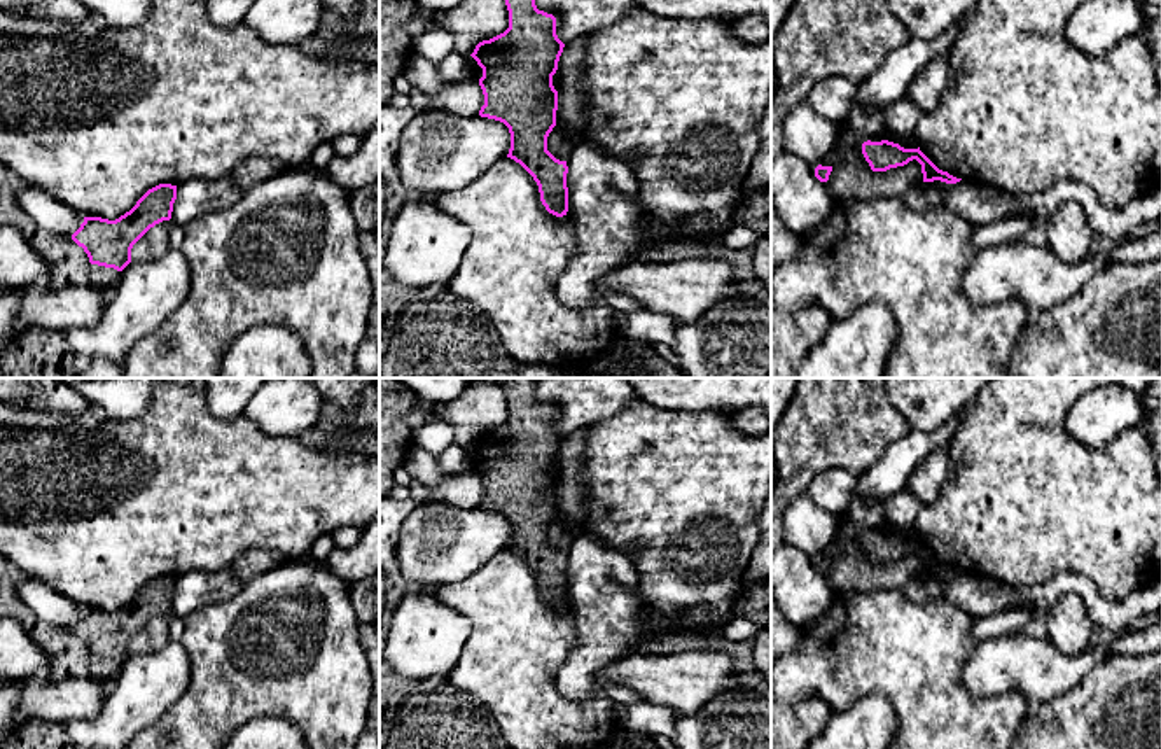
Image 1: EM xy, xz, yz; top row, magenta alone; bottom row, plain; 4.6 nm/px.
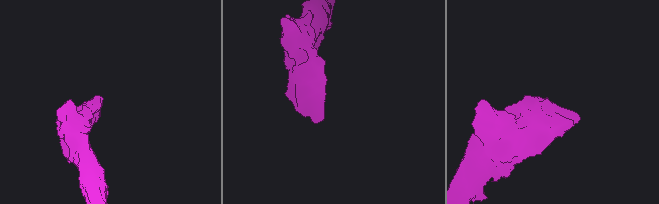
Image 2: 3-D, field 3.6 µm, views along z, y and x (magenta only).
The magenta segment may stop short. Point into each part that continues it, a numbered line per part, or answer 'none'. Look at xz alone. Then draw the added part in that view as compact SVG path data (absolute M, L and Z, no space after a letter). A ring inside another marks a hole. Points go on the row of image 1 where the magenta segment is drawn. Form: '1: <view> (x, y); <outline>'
none

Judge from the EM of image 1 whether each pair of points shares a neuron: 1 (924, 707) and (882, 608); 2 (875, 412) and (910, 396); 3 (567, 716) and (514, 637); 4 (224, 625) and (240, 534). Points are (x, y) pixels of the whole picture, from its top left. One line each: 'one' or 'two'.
1: one
2: two
3: one
4: two

